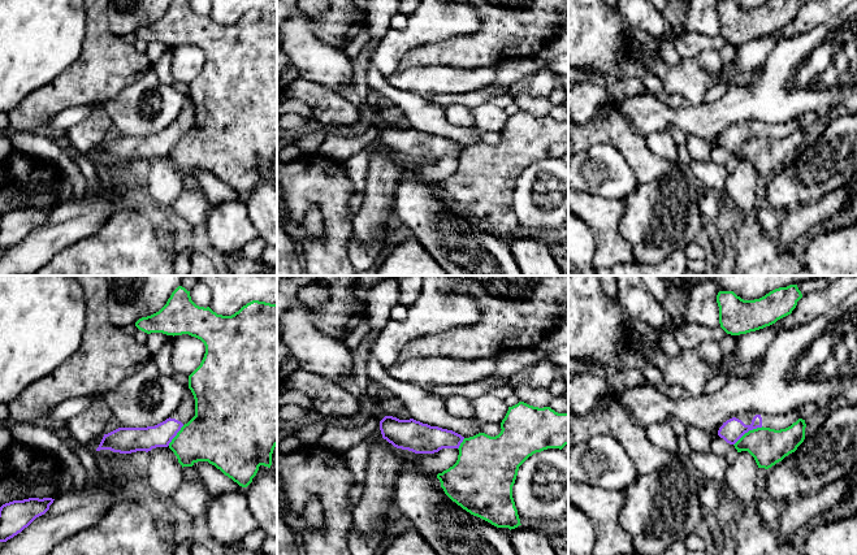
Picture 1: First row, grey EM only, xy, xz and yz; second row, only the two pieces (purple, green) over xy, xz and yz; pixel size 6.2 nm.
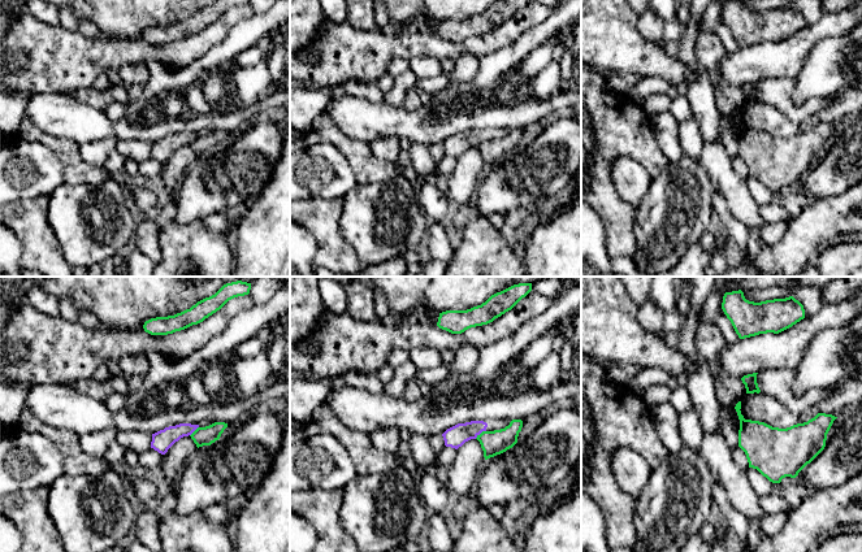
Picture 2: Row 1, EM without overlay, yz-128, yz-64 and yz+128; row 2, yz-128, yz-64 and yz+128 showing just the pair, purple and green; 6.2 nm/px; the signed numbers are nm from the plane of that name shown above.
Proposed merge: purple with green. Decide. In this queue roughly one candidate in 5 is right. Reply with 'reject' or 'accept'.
reject

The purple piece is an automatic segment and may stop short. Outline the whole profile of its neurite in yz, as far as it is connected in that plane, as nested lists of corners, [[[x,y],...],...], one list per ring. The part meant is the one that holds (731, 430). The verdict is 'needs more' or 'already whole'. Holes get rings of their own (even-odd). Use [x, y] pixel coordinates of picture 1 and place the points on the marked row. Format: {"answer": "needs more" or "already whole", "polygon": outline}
{"answer": "needs more", "polygon": [[[745,412],[723,422],[723,425],[718,430],[718,435],[727,443],[735,445],[749,430],[762,426],[780,430],[791,426],[798,419],[798,412],[789,412],[776,416]]]}

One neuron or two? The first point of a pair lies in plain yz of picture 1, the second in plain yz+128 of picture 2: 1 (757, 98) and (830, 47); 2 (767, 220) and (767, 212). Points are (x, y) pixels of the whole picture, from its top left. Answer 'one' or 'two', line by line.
1: one
2: two

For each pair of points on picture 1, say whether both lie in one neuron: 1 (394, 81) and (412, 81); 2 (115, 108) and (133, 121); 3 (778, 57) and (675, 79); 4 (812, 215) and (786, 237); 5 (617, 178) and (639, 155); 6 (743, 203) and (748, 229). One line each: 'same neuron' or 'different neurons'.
1: same neuron
2: same neuron
3: different neurons
4: same neuron
5: different neurons
6: different neurons

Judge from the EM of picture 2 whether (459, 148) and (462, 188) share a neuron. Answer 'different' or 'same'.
different

